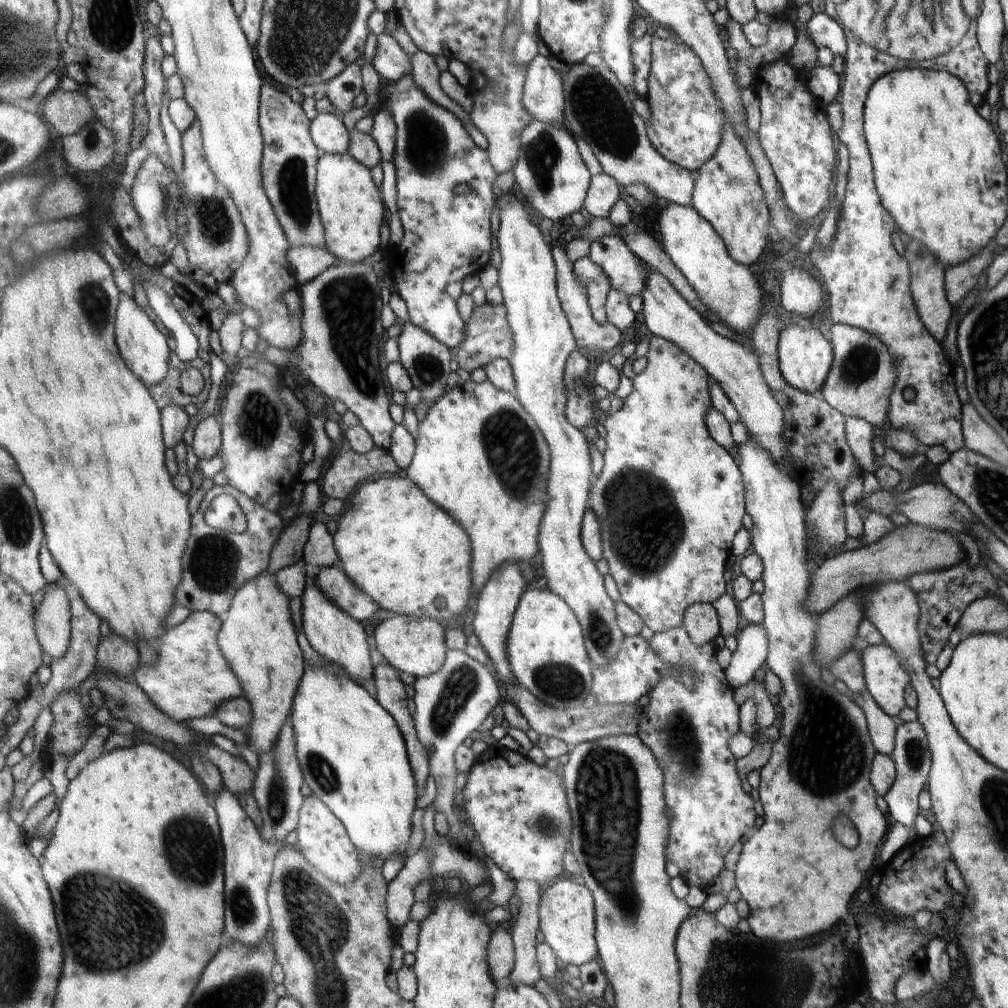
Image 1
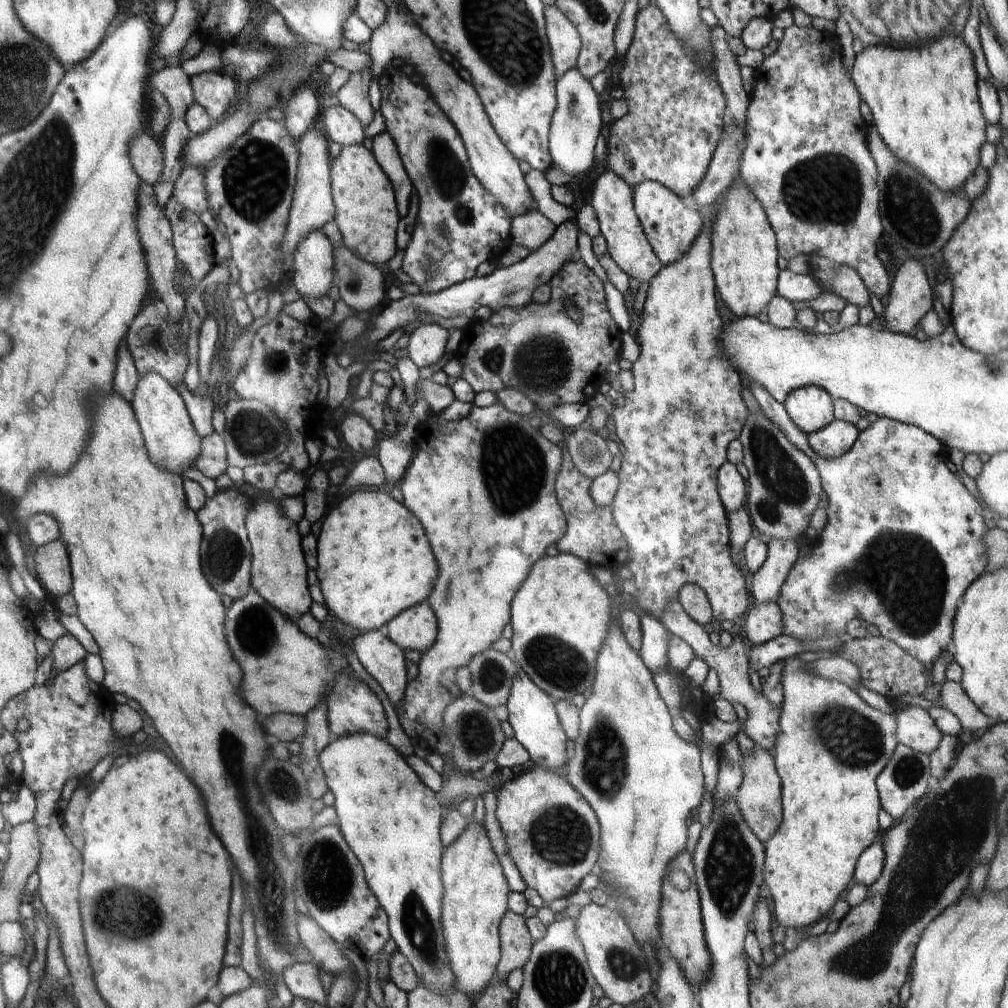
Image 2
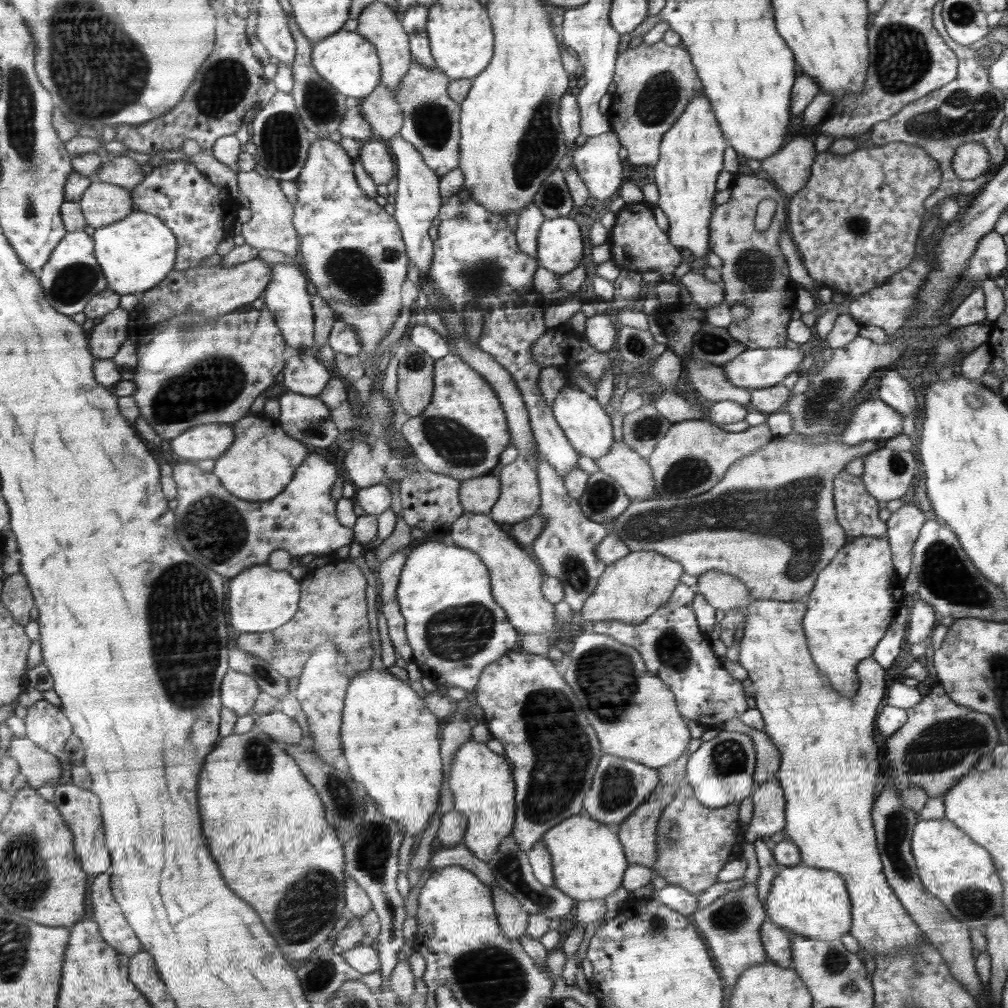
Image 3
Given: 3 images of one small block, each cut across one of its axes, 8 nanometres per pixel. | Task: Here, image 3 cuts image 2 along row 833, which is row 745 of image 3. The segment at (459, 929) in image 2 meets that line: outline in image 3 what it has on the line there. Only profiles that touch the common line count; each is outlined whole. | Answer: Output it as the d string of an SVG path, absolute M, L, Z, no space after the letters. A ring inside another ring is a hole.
M468 740L458 748L452 758L448 786L454 795L453 808L467 816L467 832L462 844L466 845L480 860L488 862L500 844L515 828L514 780L504 754L494 754L484 743Z

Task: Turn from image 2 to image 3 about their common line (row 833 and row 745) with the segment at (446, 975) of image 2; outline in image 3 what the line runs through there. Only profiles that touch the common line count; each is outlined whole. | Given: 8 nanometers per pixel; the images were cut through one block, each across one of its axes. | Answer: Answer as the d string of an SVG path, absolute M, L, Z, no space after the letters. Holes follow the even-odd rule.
M388 668L385 670L366 669L352 673L351 682L348 683L346 703L343 708L343 754L346 757L346 762L348 762L350 774L352 774L354 780L364 785L367 795L378 803L378 812L382 816L398 821L398 825L400 825L400 829L403 831L401 833L403 836L412 835L414 837L422 830L426 830L424 826L428 824L428 820L430 820L432 814L438 808L440 799L440 782L442 782L442 760L440 760L440 753L442 752L442 745L440 744L440 738L438 738L438 722L436 722L435 713L427 706L424 706L424 702L406 682L402 682L401 679L390 673Z

